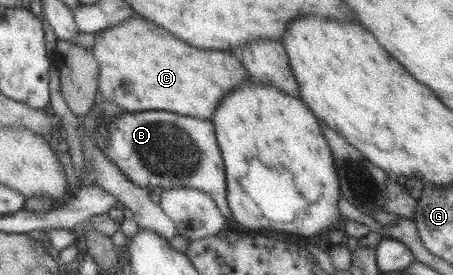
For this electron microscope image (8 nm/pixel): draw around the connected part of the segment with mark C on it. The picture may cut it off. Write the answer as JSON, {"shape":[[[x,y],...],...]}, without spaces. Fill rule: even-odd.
{"shape":[[[140,16],[95,34],[90,49],[99,66],[98,95],[126,112],[157,110],[211,120],[220,99],[251,78],[234,52],[194,48]]]}

